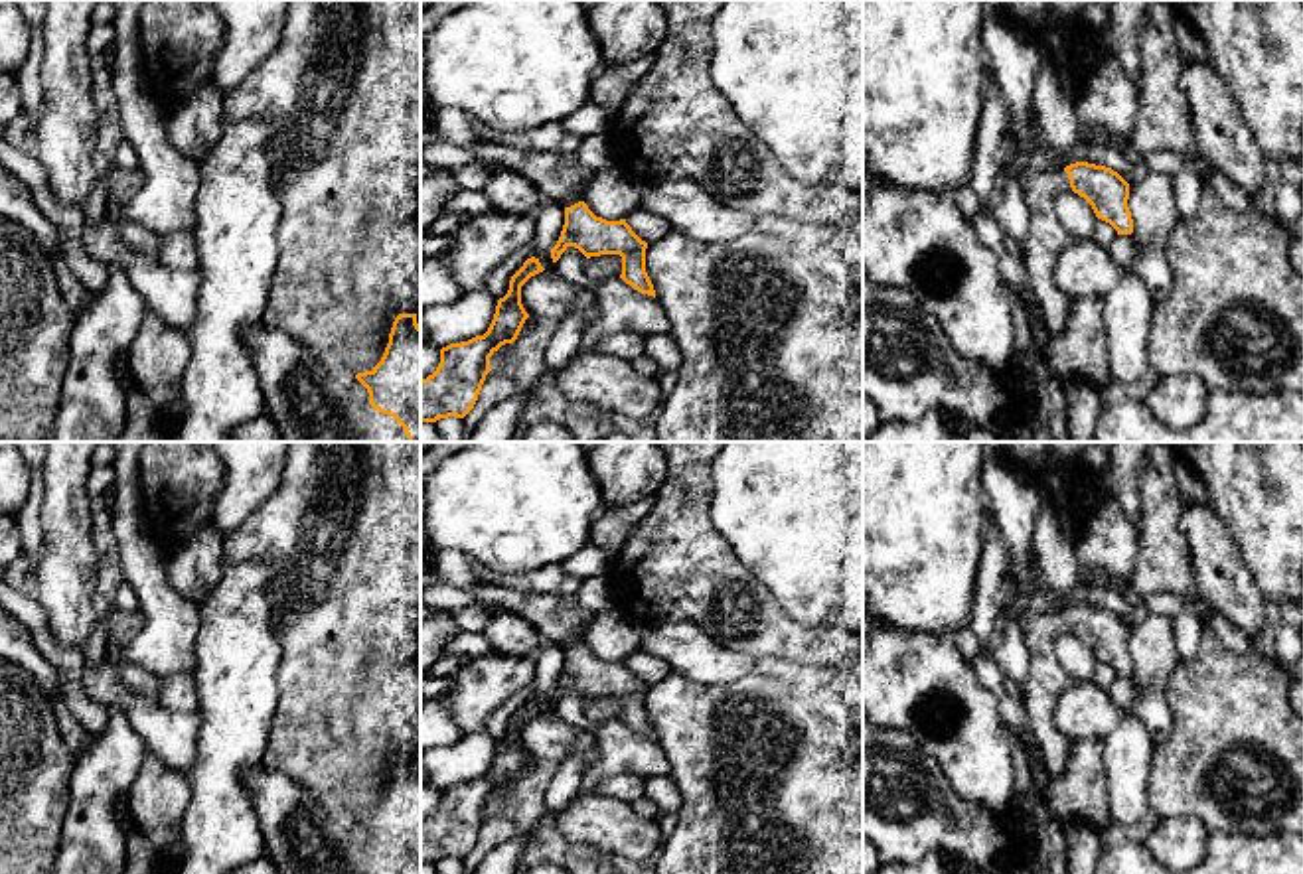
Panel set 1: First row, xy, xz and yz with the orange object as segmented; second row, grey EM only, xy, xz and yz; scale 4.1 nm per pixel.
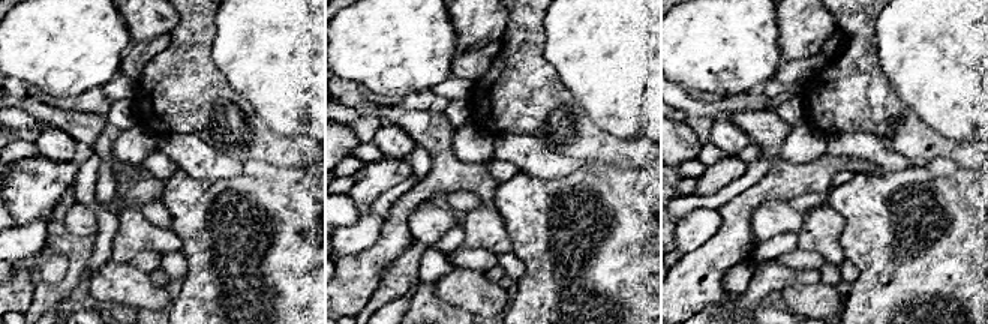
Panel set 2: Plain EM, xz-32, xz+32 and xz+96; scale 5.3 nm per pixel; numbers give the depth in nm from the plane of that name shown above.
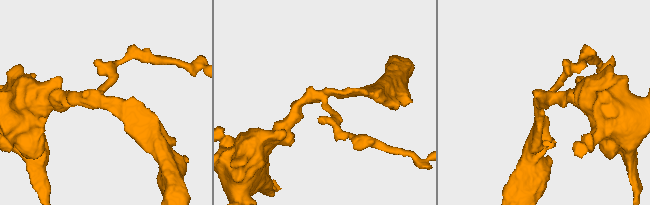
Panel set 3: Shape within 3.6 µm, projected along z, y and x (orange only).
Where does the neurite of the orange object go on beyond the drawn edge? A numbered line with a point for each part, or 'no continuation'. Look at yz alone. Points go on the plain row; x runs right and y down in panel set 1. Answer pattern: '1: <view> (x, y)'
1: yz (1041, 630)

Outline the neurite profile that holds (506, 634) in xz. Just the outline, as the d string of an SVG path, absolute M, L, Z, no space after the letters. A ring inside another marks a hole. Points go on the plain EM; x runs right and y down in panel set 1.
M492 612L482 633L494 653L515 659L531 657L541 643L541 635L525 619L509 612Z

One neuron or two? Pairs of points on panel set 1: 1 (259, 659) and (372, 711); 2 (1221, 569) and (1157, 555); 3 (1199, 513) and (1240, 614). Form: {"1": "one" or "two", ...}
{"1": "two", "2": "two", "3": "one"}

